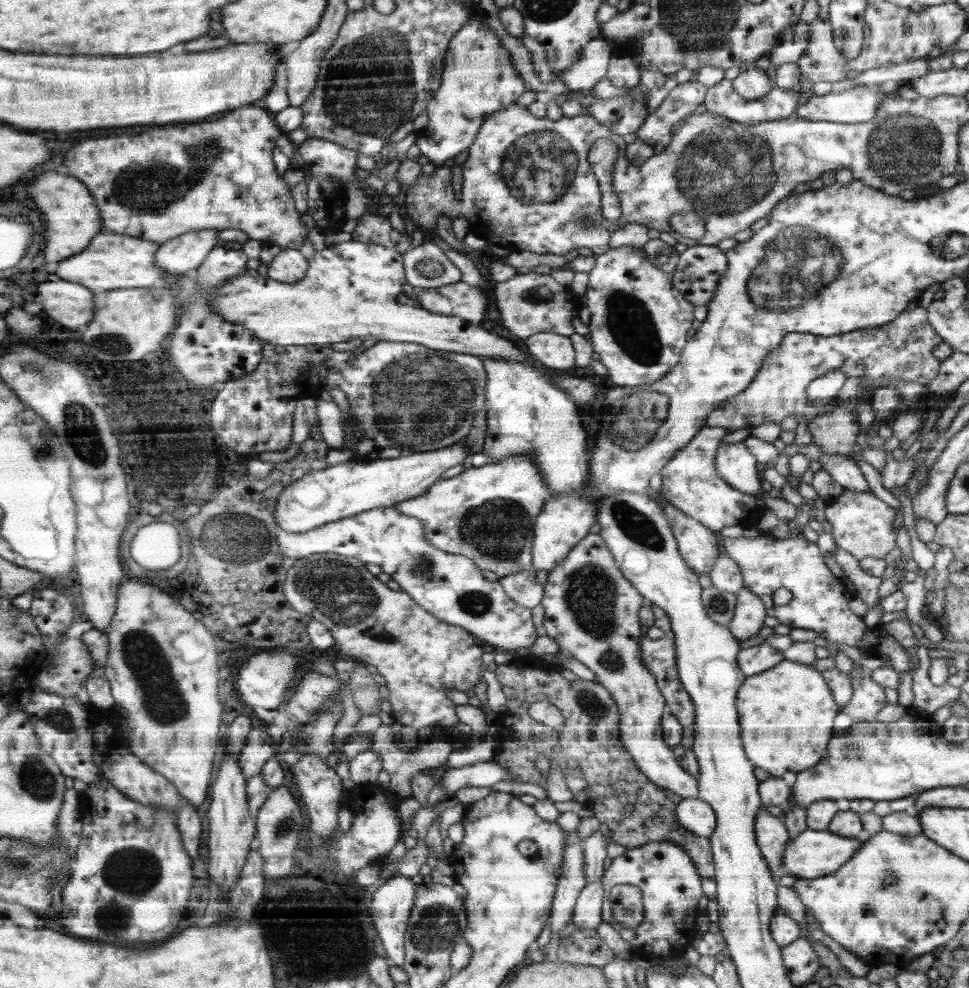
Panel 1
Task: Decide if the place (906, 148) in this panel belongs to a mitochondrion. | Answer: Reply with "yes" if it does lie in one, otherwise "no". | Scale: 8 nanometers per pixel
yes

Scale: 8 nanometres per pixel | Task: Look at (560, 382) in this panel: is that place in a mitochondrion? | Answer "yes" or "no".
no

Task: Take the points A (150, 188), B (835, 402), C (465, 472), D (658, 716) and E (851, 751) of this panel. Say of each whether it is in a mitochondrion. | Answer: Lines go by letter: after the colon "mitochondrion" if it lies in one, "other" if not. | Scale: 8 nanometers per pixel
A: mitochondrion
B: other
C: other
D: other
E: mitochondrion

